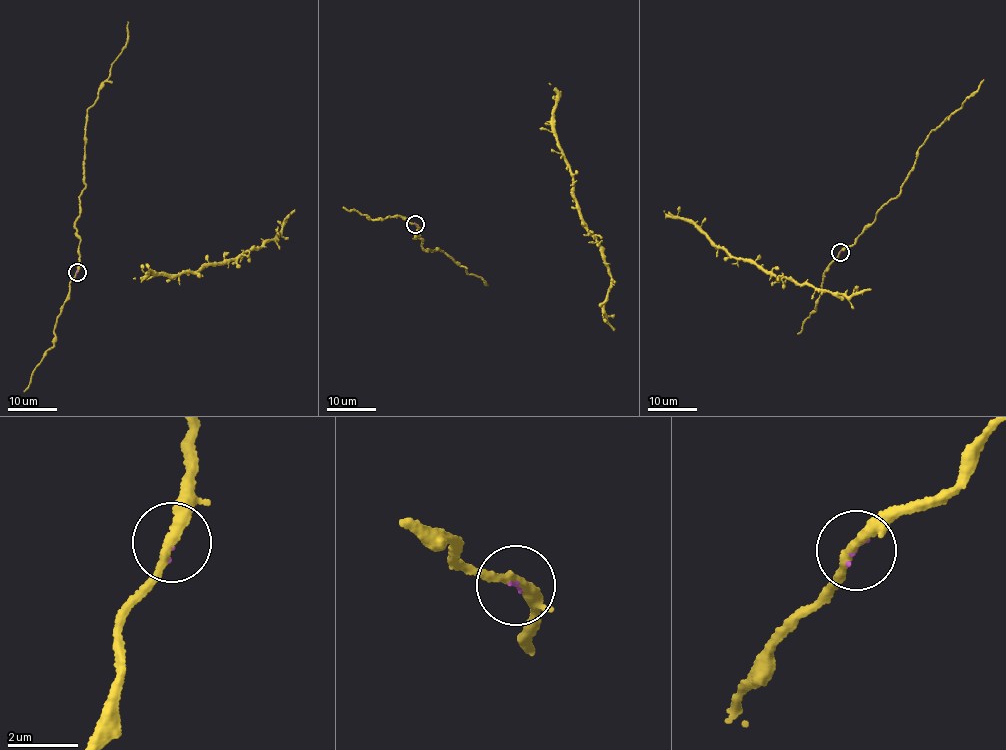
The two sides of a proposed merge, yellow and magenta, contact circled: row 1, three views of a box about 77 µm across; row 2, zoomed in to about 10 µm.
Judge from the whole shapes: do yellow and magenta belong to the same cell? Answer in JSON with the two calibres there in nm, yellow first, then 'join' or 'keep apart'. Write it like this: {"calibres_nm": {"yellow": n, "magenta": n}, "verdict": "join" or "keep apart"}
{"calibres_nm": {"yellow": 280, "magenta": 70}, "verdict": "join"}

